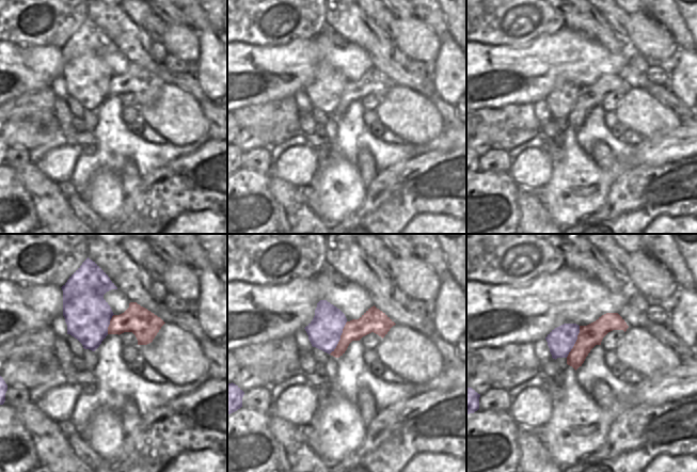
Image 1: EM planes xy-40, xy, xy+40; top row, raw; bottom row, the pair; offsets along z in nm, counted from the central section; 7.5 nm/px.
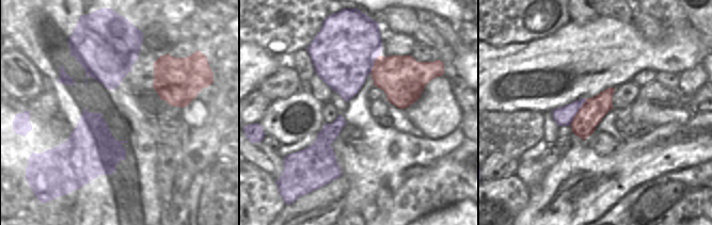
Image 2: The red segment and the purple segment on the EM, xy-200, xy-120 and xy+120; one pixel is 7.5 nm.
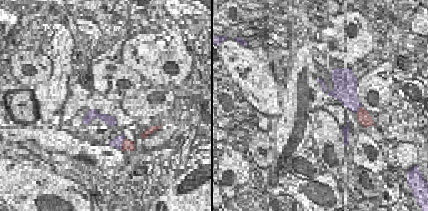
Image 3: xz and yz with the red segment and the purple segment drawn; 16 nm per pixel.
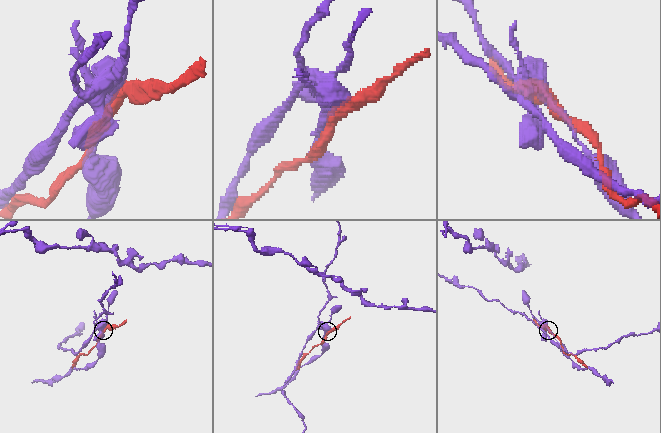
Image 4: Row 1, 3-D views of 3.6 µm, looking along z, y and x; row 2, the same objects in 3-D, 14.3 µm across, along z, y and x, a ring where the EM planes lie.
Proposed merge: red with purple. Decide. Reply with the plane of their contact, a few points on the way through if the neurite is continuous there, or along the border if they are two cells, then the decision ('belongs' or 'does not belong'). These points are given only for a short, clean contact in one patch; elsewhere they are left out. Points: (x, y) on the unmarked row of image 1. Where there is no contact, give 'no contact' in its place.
meets red in xy; does not belong

